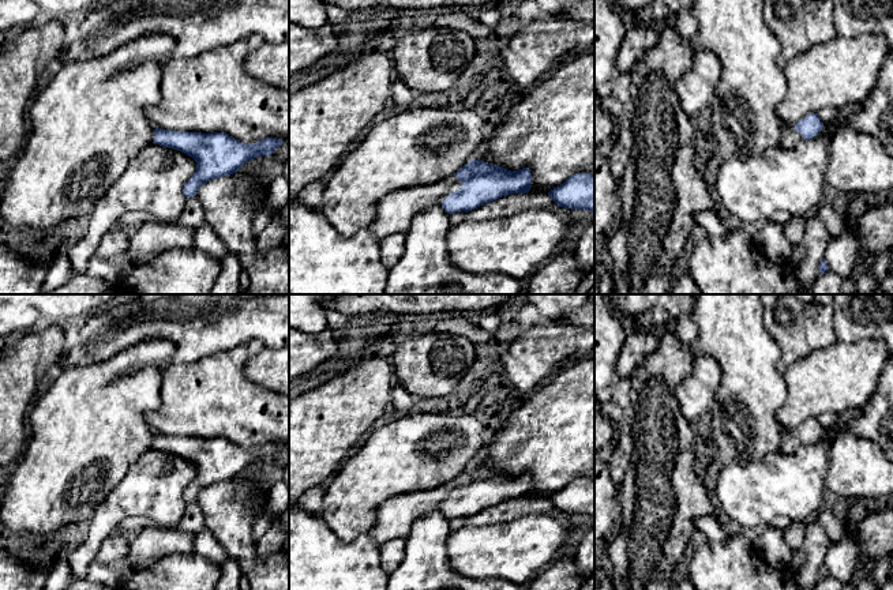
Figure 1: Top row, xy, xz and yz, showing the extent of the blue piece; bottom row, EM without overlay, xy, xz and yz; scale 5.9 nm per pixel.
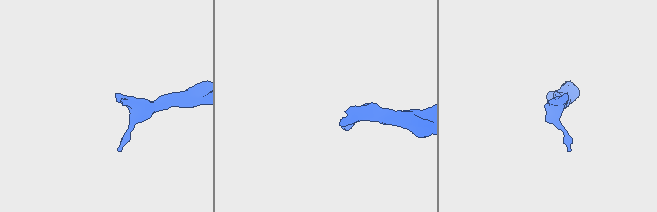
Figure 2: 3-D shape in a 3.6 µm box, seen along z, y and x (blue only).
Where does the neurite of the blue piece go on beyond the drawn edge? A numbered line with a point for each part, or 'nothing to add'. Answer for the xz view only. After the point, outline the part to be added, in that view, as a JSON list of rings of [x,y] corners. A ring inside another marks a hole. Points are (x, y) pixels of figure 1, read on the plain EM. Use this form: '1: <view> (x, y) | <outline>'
1: xz (394, 518) | [[[454,481],[423,493],[409,493],[386,500],[375,514],[375,526],[369,531],[376,545],[382,548],[395,538],[406,538],[416,519],[442,507],[461,493]]]

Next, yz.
1: yz (790, 442) | [[[795,429],[783,432],[783,435],[781,435],[781,452],[795,454],[800,446],[803,446],[803,441],[800,437],[798,437],[795,435]]]

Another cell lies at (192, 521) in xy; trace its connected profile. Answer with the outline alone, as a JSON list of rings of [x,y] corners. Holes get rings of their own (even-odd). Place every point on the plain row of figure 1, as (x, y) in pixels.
[[[196,501],[188,503],[184,511],[184,515],[175,530],[187,531],[187,533],[198,533],[206,529],[205,518],[202,508]]]

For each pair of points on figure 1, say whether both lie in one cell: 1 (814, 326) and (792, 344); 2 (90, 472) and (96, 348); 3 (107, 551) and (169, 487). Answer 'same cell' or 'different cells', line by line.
1: same cell
2: different cells
3: different cells

